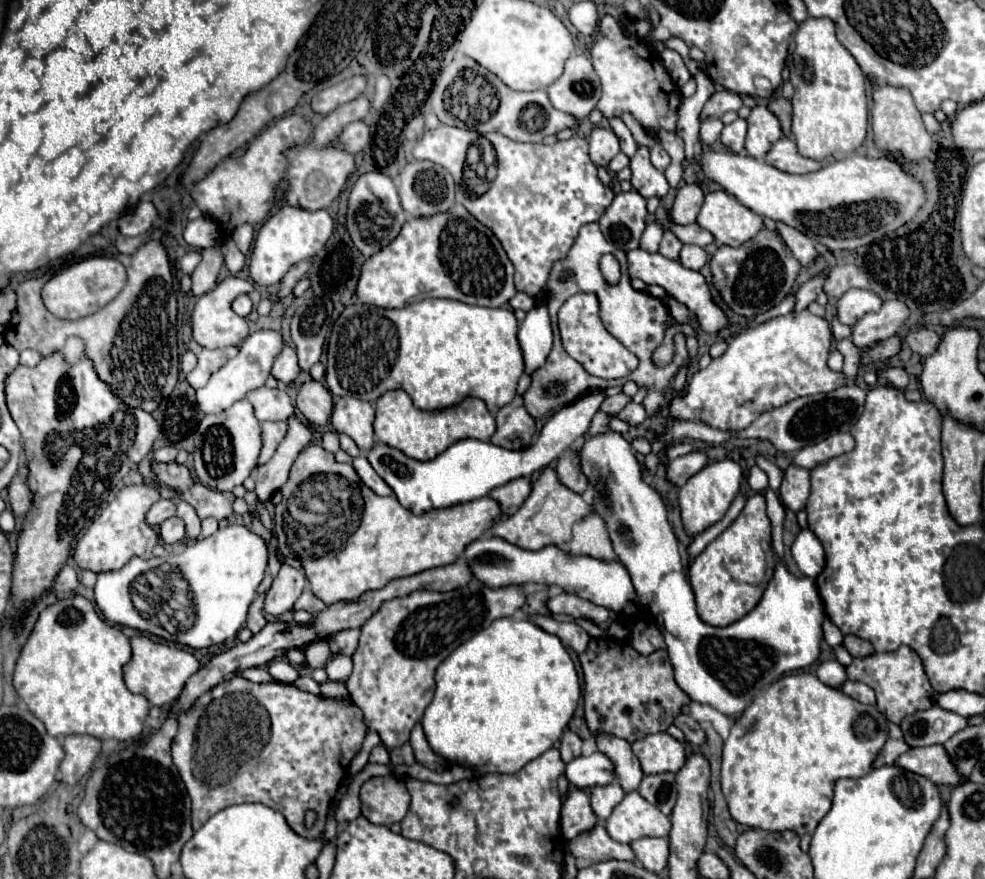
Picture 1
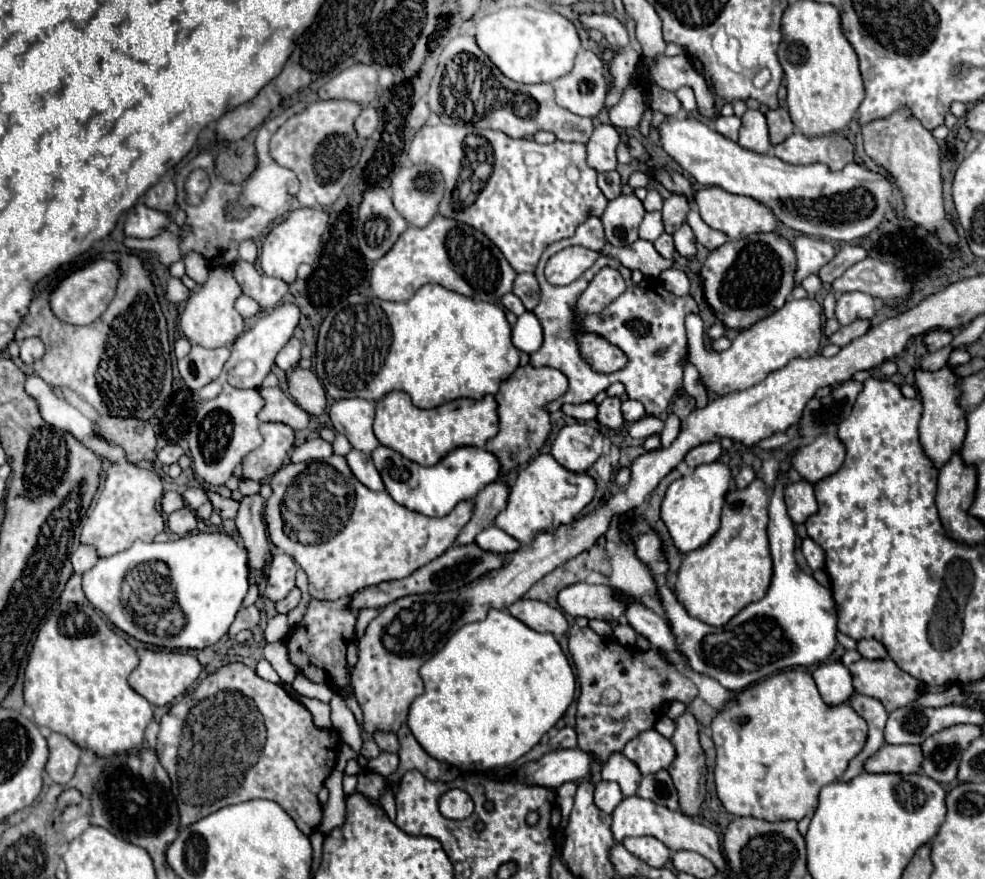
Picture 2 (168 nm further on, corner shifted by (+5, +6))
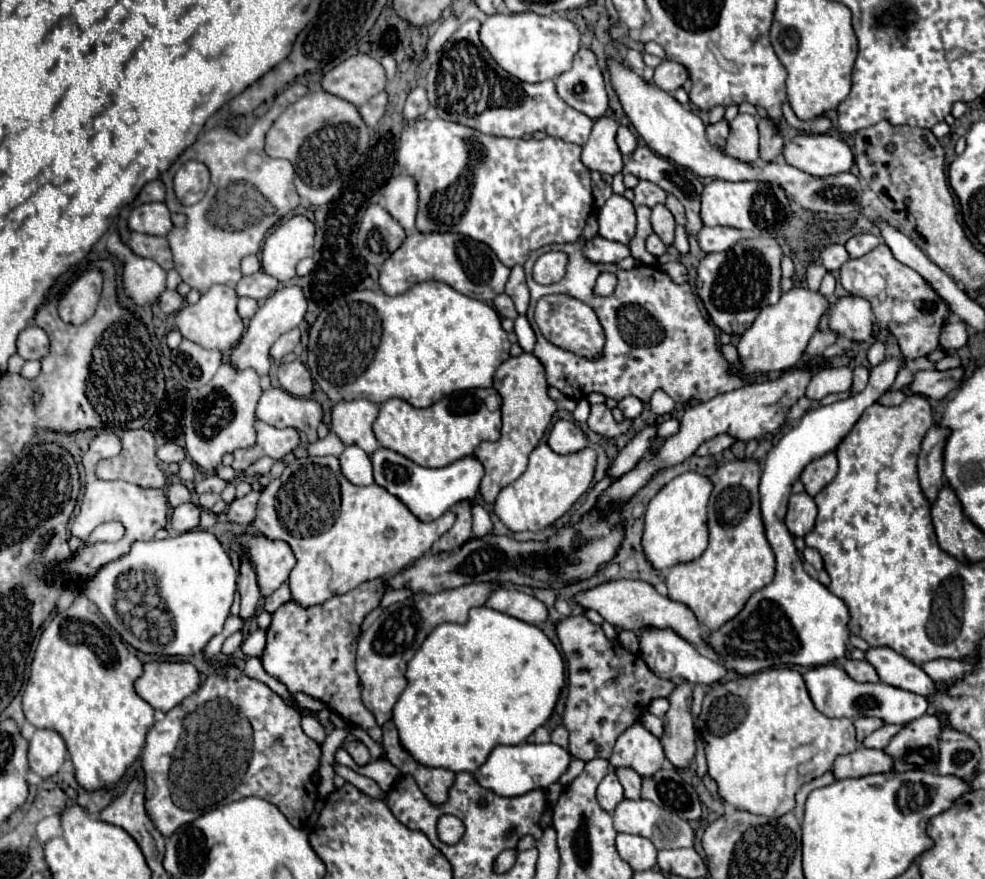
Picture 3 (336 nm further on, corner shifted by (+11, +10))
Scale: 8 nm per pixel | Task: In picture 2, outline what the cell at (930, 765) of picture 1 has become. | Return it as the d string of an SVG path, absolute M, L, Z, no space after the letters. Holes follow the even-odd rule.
M885 744L867 762L865 772L913 774L923 770L923 752L919 744Z

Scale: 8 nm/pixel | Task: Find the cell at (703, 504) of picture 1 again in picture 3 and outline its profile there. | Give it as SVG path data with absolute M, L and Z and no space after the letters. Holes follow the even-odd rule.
M685 472L665 484L649 502L645 512L645 528L641 548L651 568L663 572L671 566L697 560L707 546L707 500L713 484L707 476L697 472Z

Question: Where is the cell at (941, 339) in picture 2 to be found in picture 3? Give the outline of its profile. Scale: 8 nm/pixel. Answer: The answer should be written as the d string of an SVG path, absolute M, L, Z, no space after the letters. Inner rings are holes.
M949 322L947 326L943 326L941 330L941 338L939 344L945 352L955 352L959 348L963 348L967 344L969 336L967 336L967 326L965 322Z

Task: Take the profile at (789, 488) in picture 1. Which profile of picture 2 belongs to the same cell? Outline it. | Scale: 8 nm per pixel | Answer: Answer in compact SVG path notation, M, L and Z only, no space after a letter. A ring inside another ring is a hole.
M803 478L795 484L787 484L785 486L785 504L787 504L787 512L795 524L805 522L817 510L813 484L809 484Z

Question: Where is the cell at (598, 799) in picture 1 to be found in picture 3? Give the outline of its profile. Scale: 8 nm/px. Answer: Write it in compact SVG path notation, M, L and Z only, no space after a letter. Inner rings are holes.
M611 770L611 772L603 778L603 782L599 784L599 788L597 788L597 800L599 800L599 806L601 806L605 812L613 814L615 806L617 806L623 798L625 798L625 796L623 796L623 786L619 784L615 772Z

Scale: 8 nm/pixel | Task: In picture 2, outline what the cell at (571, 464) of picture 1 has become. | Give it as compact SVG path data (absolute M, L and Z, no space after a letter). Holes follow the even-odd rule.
M571 424L559 430L551 454L569 472L583 474L601 456L603 434L589 424Z

